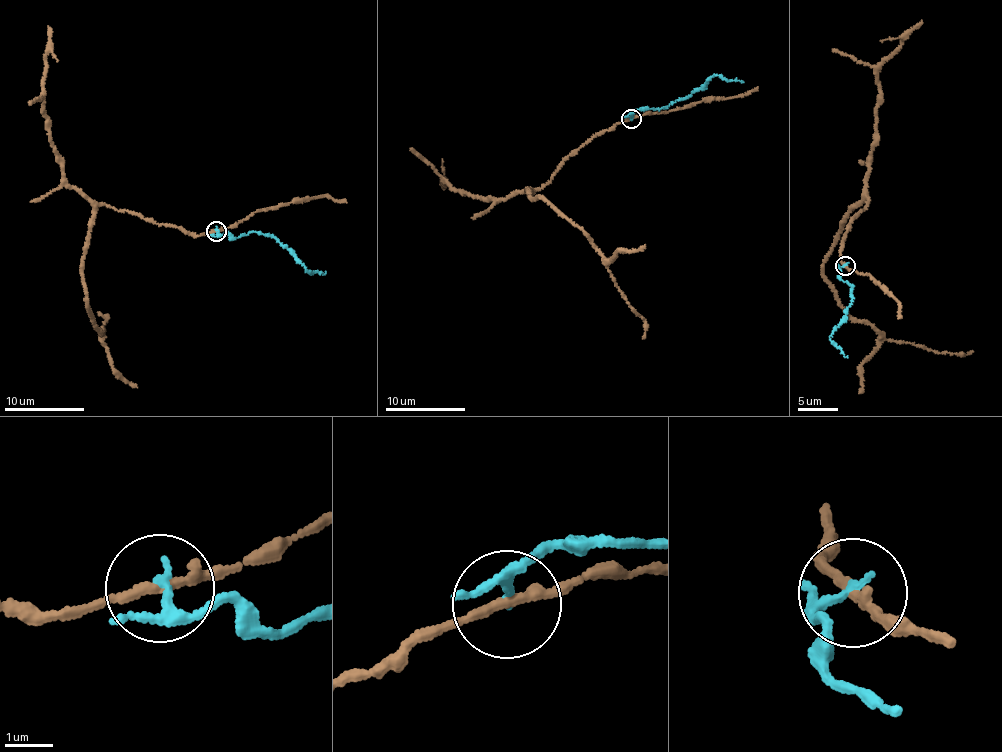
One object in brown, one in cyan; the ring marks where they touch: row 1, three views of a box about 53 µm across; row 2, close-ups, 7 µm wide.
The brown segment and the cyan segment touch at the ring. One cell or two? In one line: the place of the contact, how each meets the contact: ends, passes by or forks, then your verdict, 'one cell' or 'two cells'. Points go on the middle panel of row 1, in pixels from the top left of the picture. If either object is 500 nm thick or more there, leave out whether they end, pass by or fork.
(631, 118) | brown passes by | cyan passes by | two cells

